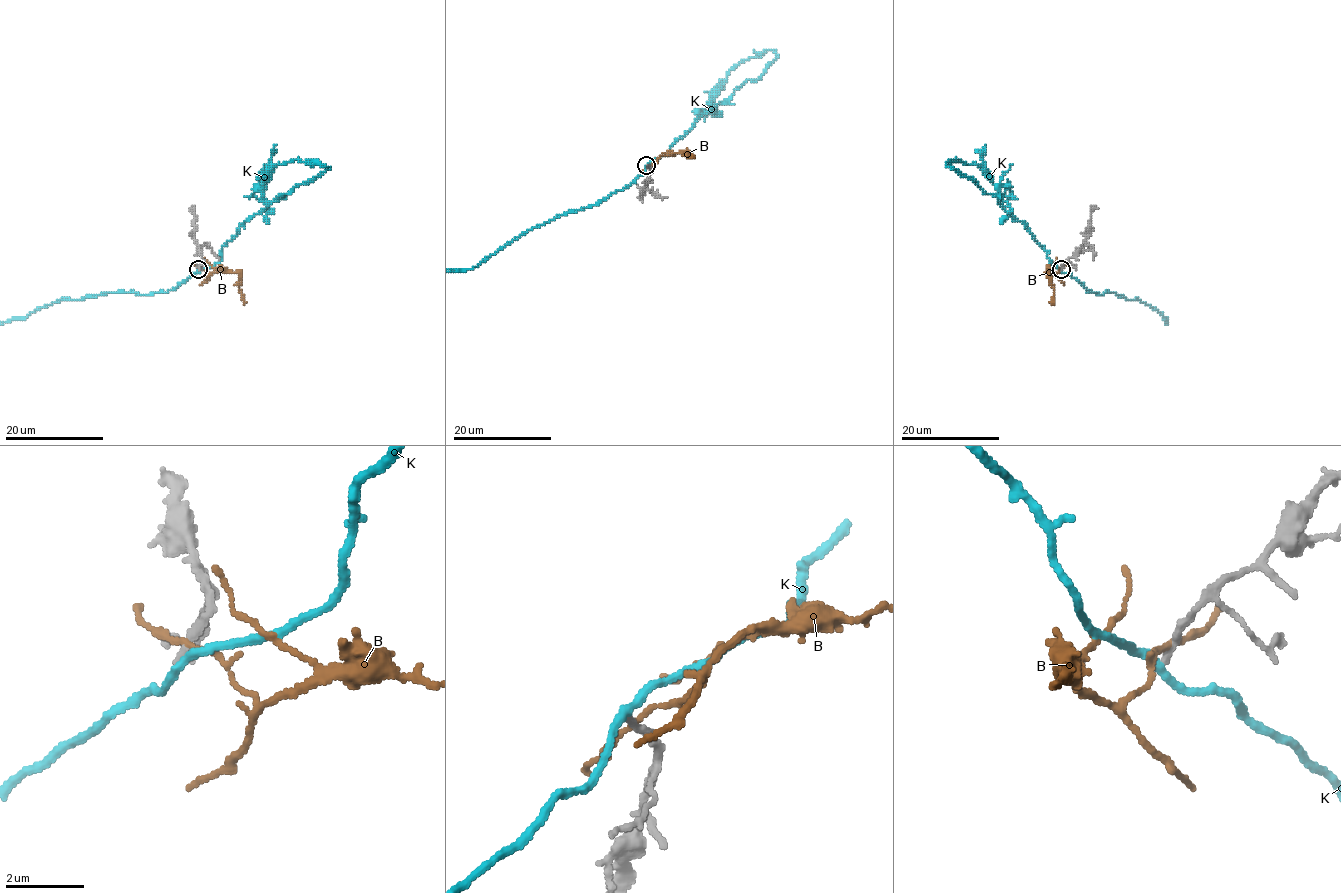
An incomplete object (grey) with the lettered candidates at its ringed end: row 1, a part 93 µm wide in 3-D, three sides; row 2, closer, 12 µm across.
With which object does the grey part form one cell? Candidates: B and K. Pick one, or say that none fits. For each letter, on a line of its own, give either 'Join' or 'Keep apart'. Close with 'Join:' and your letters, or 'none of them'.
B: Keep apart
K: Keep apart
Join: none of them

